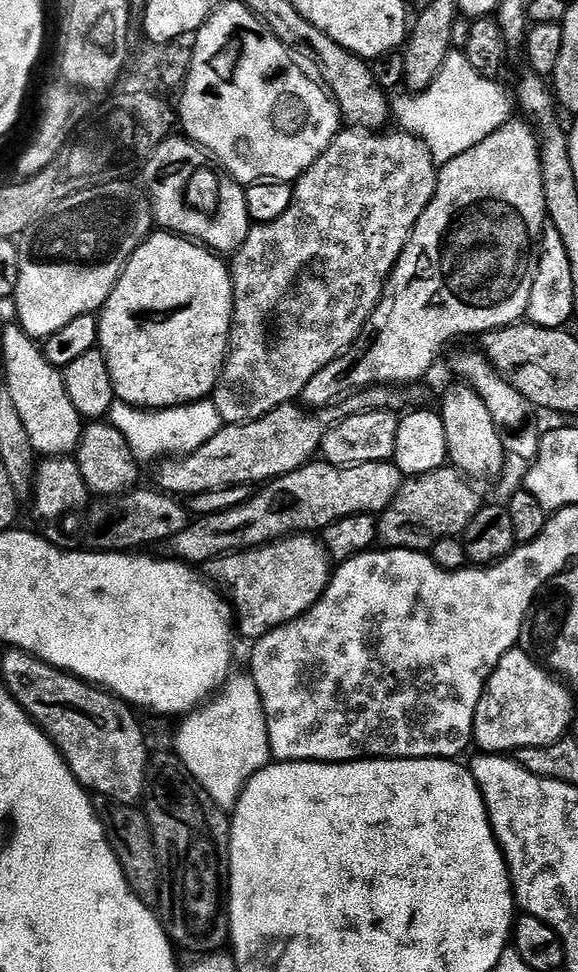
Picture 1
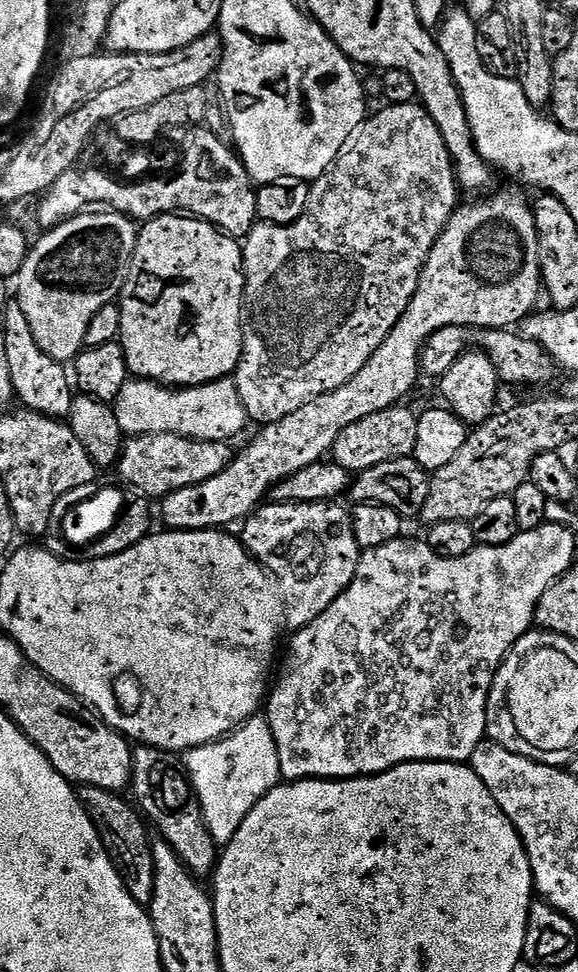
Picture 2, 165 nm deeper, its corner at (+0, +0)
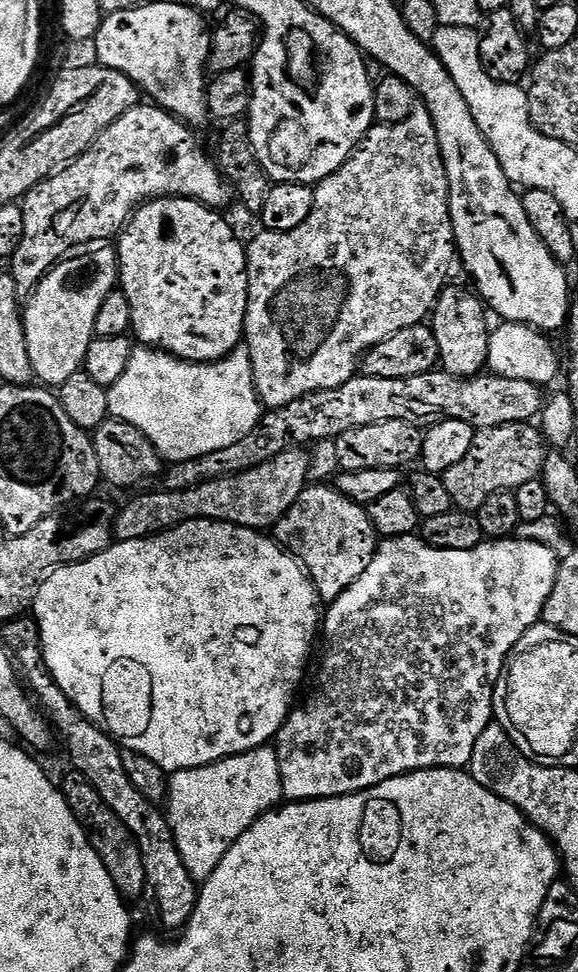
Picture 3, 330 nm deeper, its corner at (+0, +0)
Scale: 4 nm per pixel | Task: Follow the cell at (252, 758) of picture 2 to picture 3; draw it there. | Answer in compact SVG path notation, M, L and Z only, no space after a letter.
M272 746L255 748L237 756L228 756L224 760L207 764L201 768L171 773L166 797L166 805L168 804L166 815L168 825L172 827L172 837L178 846L178 854L192 879L203 882L208 879L210 874L214 874L218 862L222 862L222 858L228 853L233 842L258 817L266 815L277 807L283 796L278 758L276 757L276 749Z

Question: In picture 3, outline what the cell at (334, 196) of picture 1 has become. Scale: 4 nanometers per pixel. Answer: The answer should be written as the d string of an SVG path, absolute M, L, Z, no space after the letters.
M416 106L413 107L412 112L407 118L405 118L404 121L398 121L397 124L373 123L370 131L368 131L363 140L361 140L360 145L352 151L351 156L349 156L345 164L341 164L335 170L329 171L327 175L321 179L320 183L315 185L312 194L312 209L306 218L306 222L302 222L302 226L298 226L289 232L270 232L267 230L260 230L260 233L258 233L252 241L247 241L246 279L248 282L248 291L246 293L246 303L244 305L244 339L242 344L245 349L248 347L248 349L246 349L246 355L248 357L248 366L252 377L252 385L256 388L256 399L260 401L261 405L263 405L265 409L271 410L286 406L290 402L294 402L306 394L314 394L318 390L334 390L338 386L342 386L348 381L349 378L357 375L358 365L361 363L365 352L370 351L370 349L374 346L378 346L378 342L382 342L386 338L390 338L390 334L398 334L398 330L406 330L410 326L421 323L421 321L423 321L425 317L431 313L436 304L436 300L440 296L440 292L443 291L446 281L448 280L446 279L448 276L448 267L451 266L452 260L454 264L457 256L458 249L456 246L456 235L452 229L452 215L448 209L448 179L446 178L446 170L444 169L442 154L440 153L440 147L438 146L436 131L434 130L434 124L432 122L432 115L428 113L427 108L423 106Z

